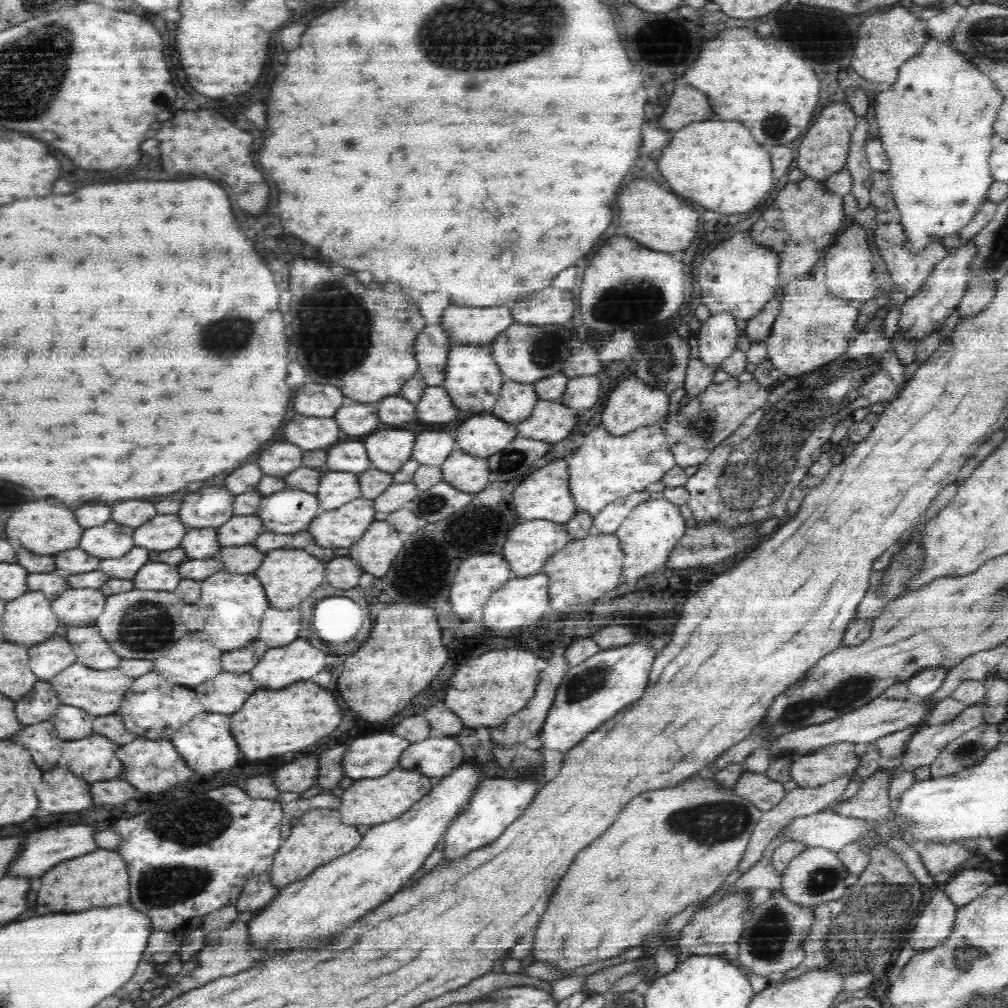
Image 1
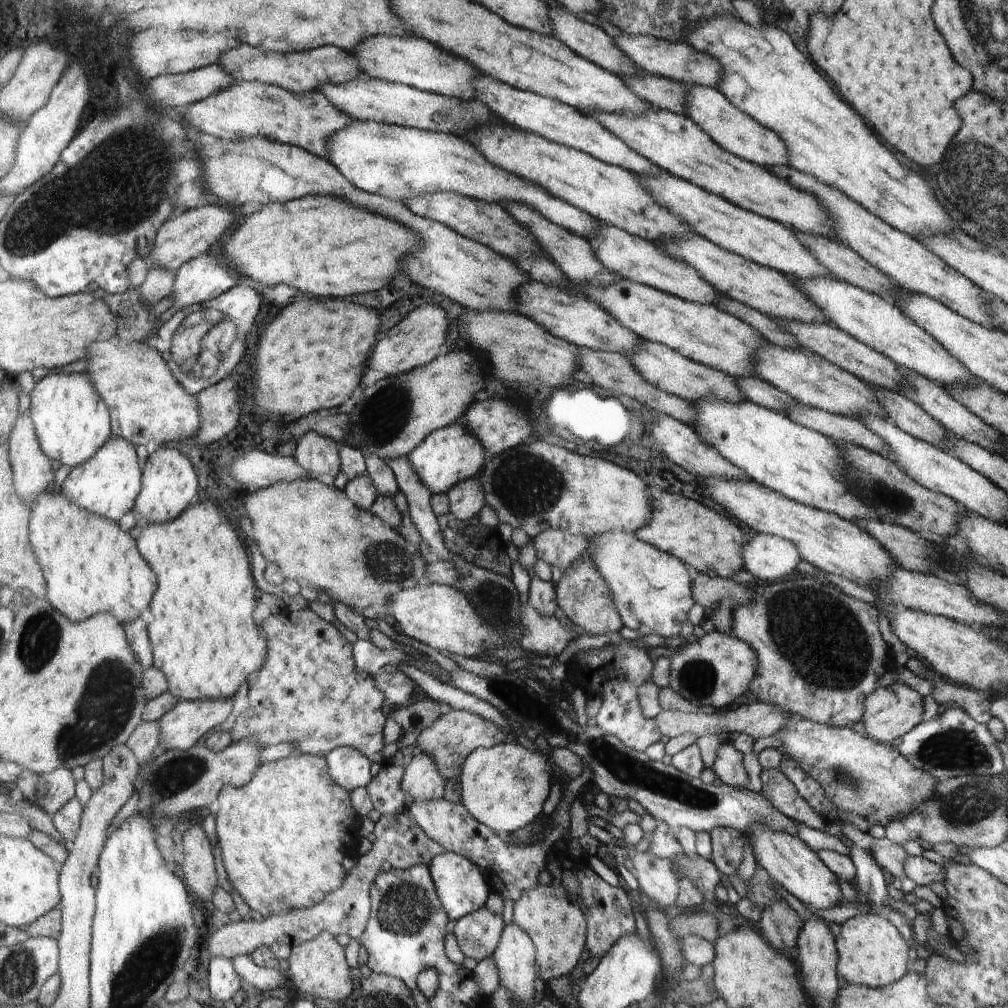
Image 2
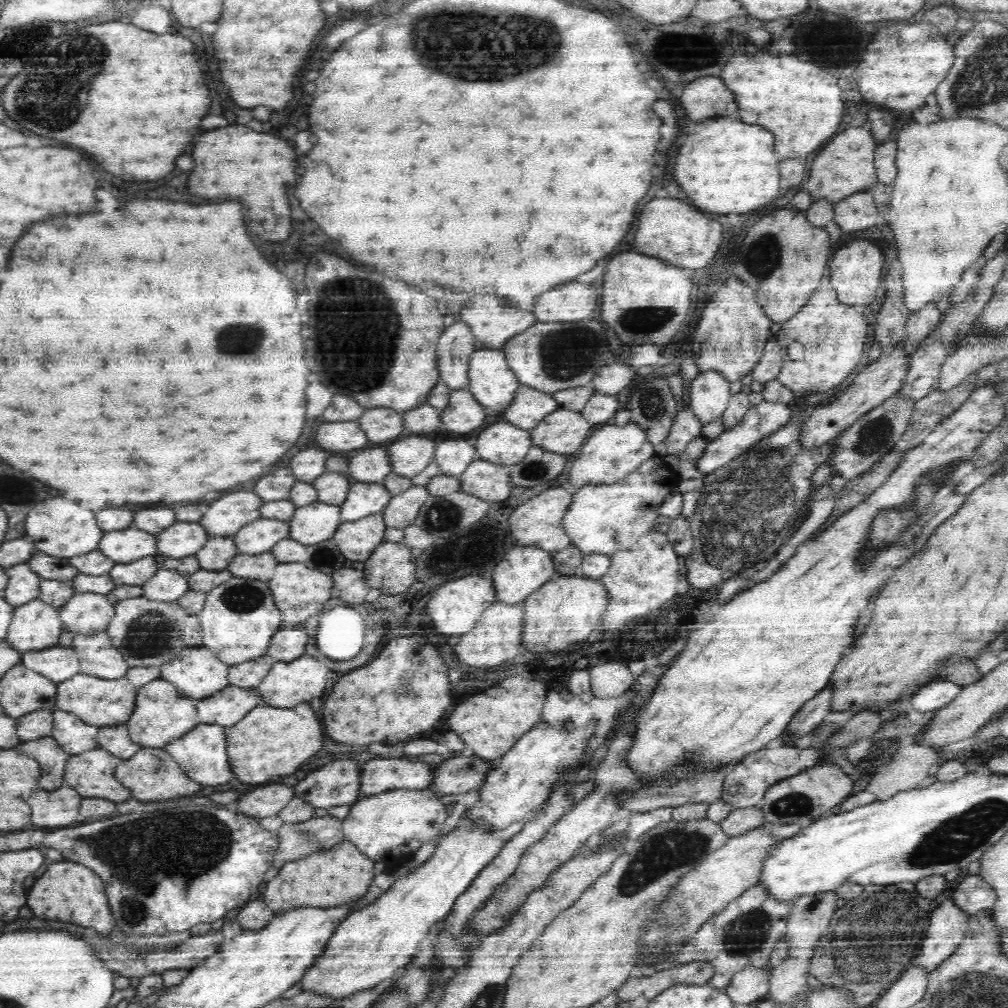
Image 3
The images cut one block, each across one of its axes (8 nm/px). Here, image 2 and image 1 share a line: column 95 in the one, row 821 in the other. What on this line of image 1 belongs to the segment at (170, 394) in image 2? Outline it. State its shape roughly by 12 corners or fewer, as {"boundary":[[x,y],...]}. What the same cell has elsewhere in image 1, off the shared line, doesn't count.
{"boundary":[[398,765],[353,779],[338,809],[345,823],[399,817],[432,785]]}

